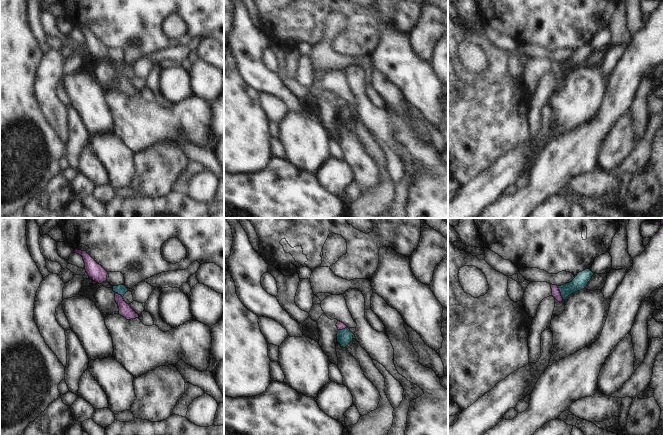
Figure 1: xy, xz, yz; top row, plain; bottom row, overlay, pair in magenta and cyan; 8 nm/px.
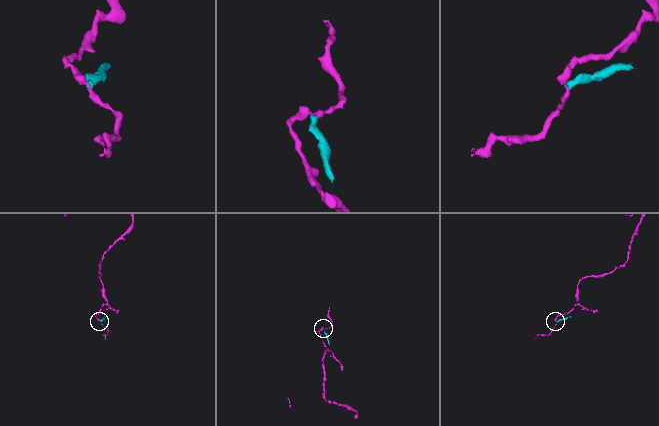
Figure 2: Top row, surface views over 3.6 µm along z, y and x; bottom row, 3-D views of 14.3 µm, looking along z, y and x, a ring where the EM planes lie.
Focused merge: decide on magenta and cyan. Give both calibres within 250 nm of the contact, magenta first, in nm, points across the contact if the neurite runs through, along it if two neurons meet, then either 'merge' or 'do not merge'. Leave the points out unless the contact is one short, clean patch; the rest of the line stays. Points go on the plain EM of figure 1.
70 nm thick on the magenta side, 110 nm on the other; border along yz (557, 62), (563, 75); do not merge

